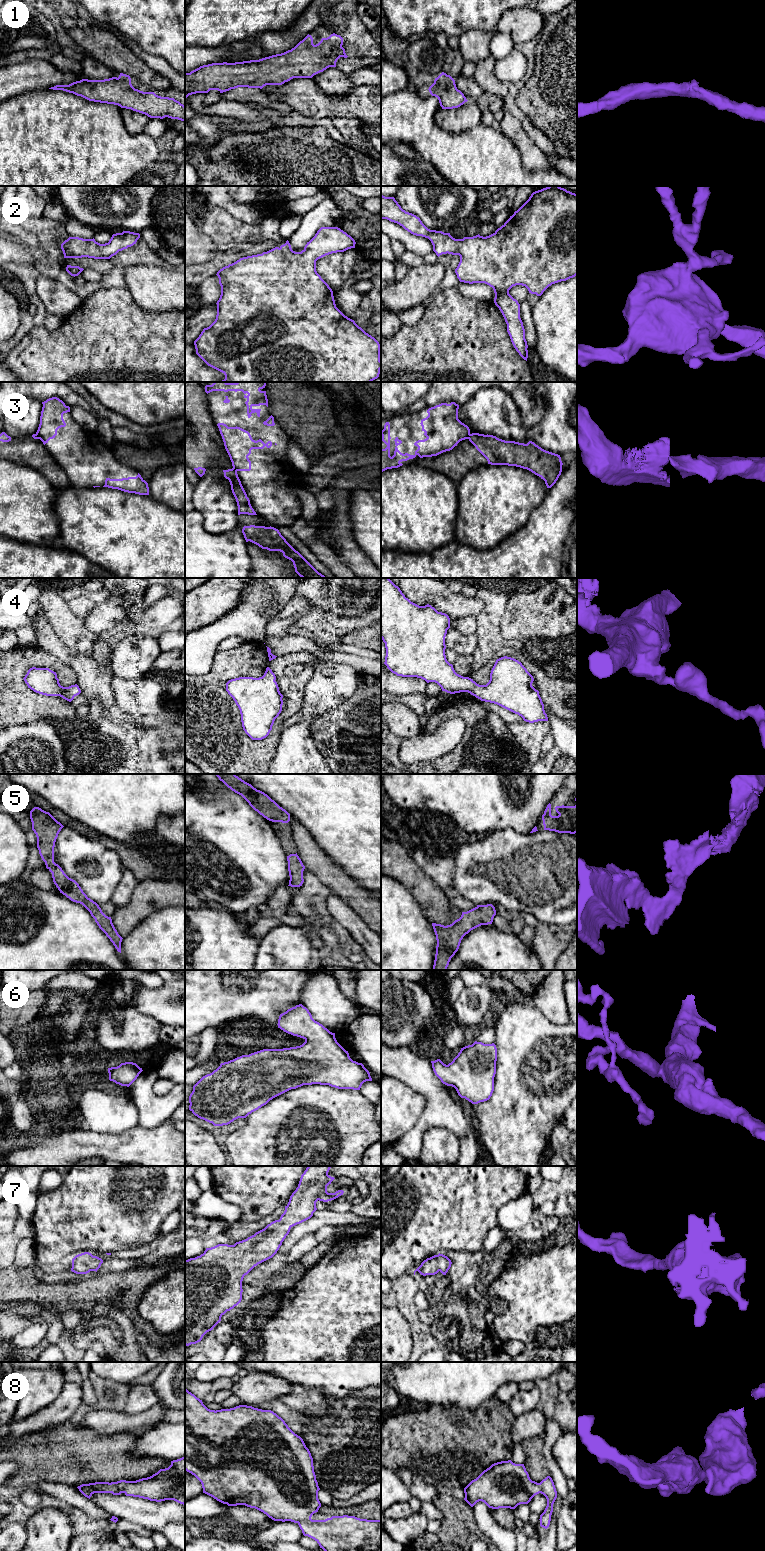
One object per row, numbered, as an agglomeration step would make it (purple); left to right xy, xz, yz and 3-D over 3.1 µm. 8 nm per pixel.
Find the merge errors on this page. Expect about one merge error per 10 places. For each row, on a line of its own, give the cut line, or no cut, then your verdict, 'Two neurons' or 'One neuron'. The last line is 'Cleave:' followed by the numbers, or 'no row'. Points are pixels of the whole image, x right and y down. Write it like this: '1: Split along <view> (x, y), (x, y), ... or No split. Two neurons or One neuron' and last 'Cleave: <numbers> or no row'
1: No split. One neuron
2: No split. One neuron
3: Split along yz (470, 434), (467, 438). Two neurons
4: No split. One neuron
5: No split. One neuron
6: No split. One neuron
7: No split. One neuron
8: No split. One neuron
Cleave: 3

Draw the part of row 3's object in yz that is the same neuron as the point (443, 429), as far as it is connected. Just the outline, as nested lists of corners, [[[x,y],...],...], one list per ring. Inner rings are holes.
[[[451,402],[450,404],[441,403],[427,410],[428,416],[422,419],[420,423],[422,431],[425,432],[424,435],[427,438],[424,440],[418,440],[414,443],[414,445],[418,447],[414,455],[401,453],[397,446],[400,445],[402,441],[396,437],[394,440],[396,445],[394,455],[392,457],[390,456],[390,424],[389,422],[386,422],[384,429],[381,431],[381,440],[387,445],[385,449],[381,449],[381,472],[387,469],[398,468],[403,465],[401,463],[402,461],[413,459],[417,455],[420,458],[437,456],[443,452],[452,450],[460,441],[468,439],[470,429],[458,419],[458,409],[459,405],[455,402]]]

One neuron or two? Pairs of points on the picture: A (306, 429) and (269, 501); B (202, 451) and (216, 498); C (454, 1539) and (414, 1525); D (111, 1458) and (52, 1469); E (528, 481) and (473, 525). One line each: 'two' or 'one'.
A: two
B: two
C: two
D: one
E: one

